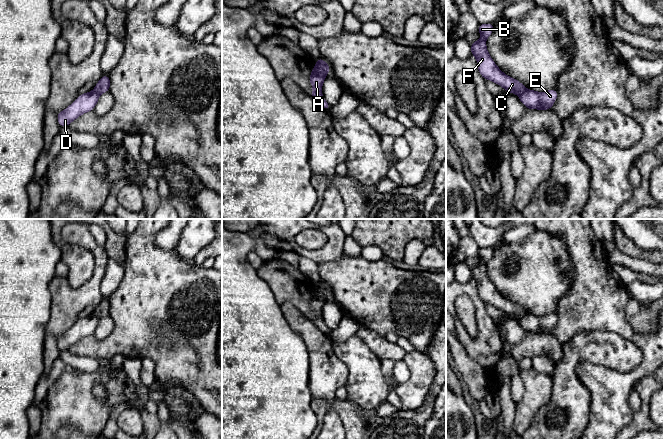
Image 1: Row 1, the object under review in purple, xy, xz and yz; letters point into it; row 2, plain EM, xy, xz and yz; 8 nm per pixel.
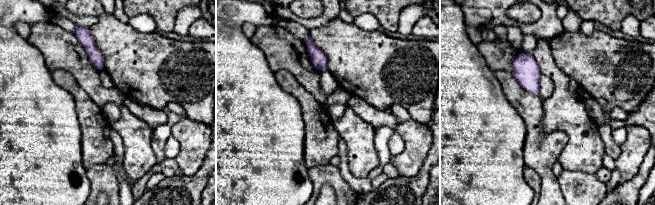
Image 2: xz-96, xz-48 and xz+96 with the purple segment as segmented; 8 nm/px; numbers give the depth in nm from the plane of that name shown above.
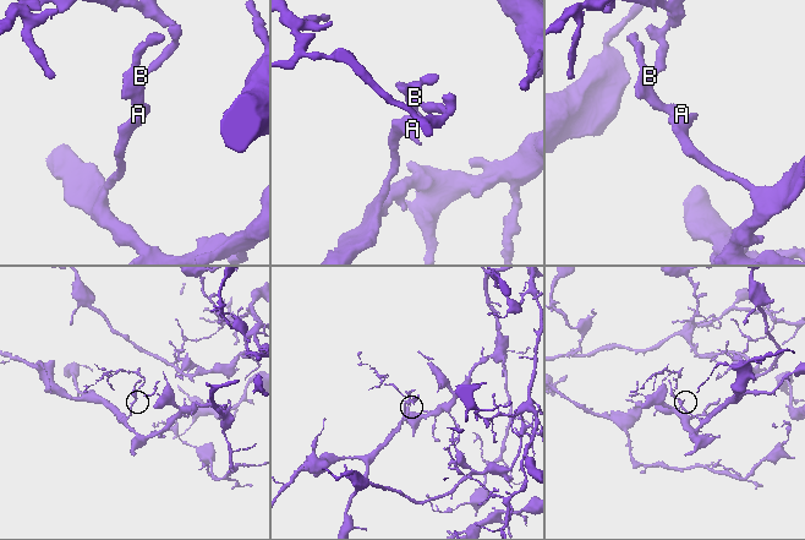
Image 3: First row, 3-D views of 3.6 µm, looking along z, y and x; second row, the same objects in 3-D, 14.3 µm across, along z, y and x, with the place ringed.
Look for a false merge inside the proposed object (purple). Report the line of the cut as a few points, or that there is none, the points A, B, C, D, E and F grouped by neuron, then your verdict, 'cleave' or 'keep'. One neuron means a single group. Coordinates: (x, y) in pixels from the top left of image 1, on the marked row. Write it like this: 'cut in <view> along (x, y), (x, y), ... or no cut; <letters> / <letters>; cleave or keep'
cut in xz along (316, 63), (325, 75); A D E / B C F; cleave

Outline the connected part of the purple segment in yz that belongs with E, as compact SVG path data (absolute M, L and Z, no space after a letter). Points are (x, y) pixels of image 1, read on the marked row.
M525 89L518 94L522 104L528 109L549 110L556 101L558 93L555 89L550 89L545 92L537 92L531 89Z

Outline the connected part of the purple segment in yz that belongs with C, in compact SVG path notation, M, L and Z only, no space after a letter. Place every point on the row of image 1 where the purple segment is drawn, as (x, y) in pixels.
M493 23L479 24L477 32L482 37L470 44L471 54L476 58L478 71L485 80L491 80L502 86L507 93L518 95L525 90L524 85L517 79L503 73L495 64L486 48L486 39L492 34L493 29Z

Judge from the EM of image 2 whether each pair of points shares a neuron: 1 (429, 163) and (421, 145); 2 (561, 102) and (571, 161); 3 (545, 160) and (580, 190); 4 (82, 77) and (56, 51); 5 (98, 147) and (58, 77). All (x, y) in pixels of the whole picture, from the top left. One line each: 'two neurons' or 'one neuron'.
1: two neurons
2: one neuron
3: two neurons
4: one neuron
5: one neuron

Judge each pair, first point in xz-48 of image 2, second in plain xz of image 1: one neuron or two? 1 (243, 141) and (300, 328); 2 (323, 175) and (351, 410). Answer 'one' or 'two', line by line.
1: two
2: one

